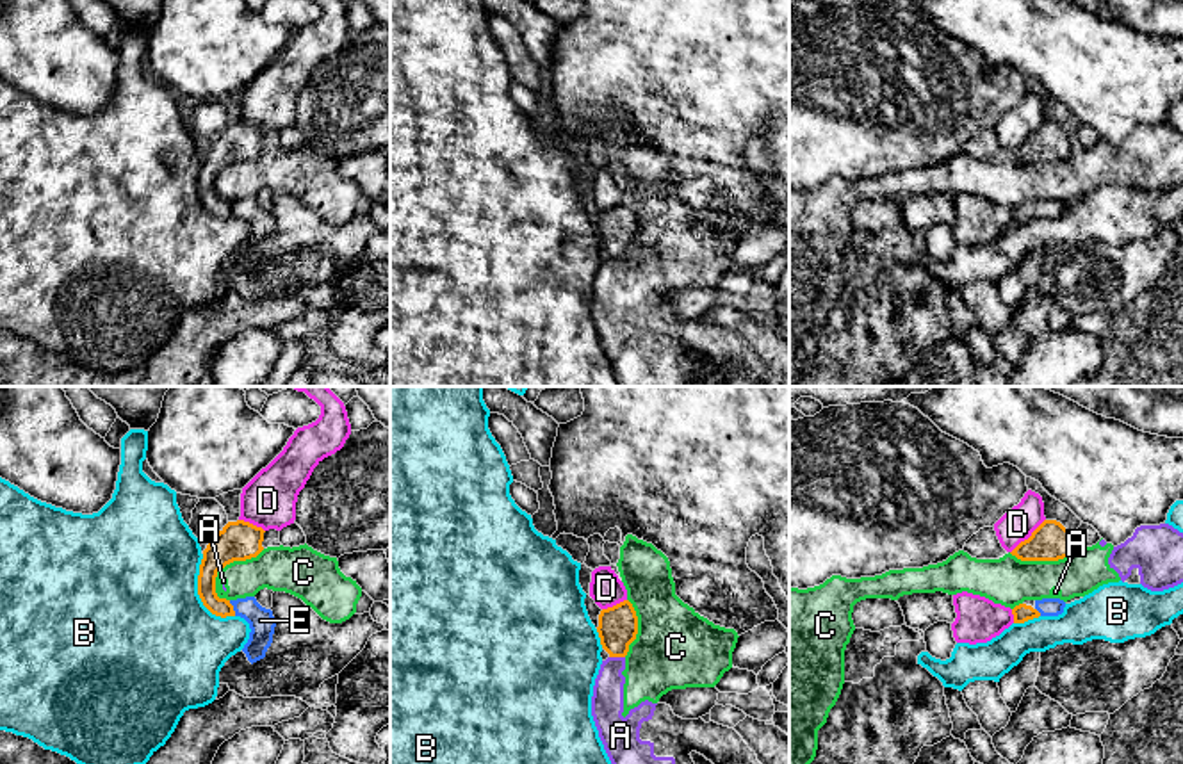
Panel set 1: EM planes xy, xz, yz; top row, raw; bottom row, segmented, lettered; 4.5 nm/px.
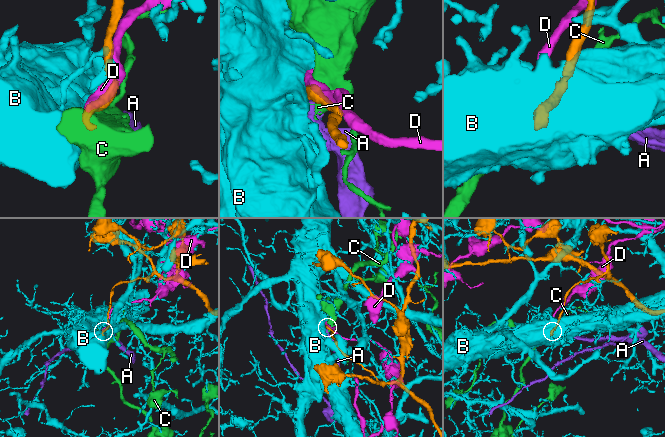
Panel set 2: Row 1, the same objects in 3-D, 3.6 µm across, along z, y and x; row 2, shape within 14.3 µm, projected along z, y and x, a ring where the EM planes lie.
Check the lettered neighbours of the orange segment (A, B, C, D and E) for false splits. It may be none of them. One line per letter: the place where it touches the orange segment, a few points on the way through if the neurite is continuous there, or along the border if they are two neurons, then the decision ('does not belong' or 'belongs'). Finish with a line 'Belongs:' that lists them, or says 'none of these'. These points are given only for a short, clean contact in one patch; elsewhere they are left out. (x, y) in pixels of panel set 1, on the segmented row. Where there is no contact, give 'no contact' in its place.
A: contact xz (617, 656); border xz (610, 656), (624, 658); does not belong
B: contact xy (198, 593); border xy (202, 554), (198, 568), (200, 601), (216, 615), (234, 617); does not belong
C: contact xy (227, 563); does not belong
D: contact yz (1030, 536); does not belong
E: contact xy (232, 608); way xy (218, 554), (209, 593), (232, 608), (248, 608), (261, 620); belongs
Belongs: E

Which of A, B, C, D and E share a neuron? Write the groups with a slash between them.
A C / B / D / E

